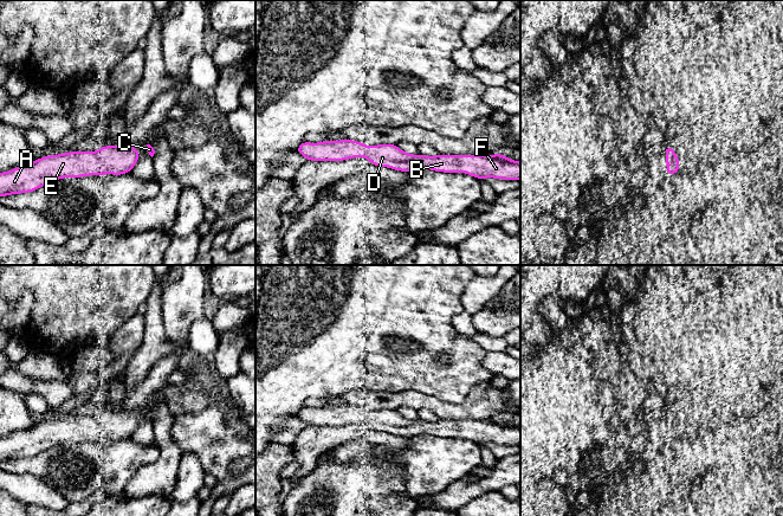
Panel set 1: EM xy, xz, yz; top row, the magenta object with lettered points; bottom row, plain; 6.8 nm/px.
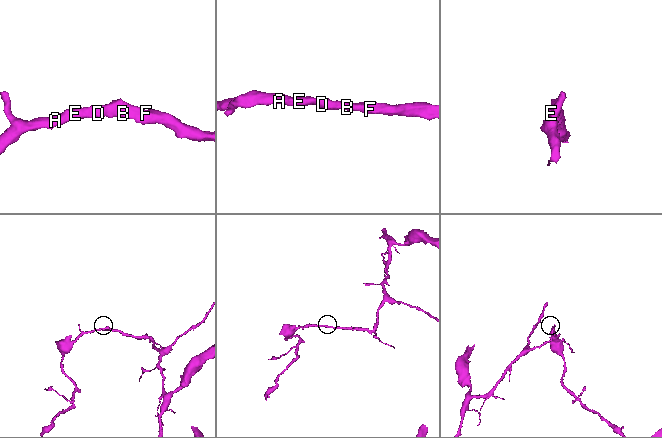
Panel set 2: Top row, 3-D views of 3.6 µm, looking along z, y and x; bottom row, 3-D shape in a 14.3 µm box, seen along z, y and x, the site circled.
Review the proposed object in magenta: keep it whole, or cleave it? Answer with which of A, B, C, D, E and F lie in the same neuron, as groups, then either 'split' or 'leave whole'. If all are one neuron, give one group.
A B C D E F; leave whole

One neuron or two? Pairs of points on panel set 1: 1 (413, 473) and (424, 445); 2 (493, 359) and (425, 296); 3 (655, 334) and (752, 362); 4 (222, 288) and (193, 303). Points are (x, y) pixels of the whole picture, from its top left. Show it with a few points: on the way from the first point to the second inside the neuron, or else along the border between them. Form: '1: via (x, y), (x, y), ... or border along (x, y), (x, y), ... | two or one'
1: via (420, 466), (424, 463), (424, 452) | one
2: border along (486, 352), (481, 365), (494, 375) | two
3: border along (652, 311), (662, 329), (665, 339) | two
4: border along (206, 277), (208, 284) | two

